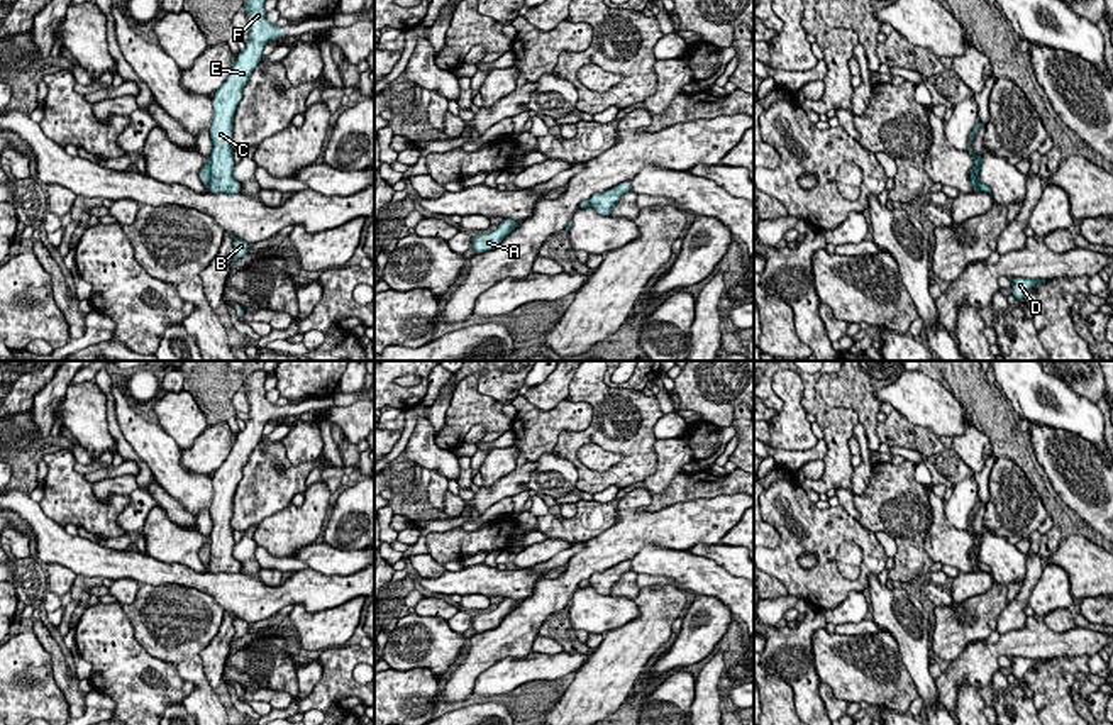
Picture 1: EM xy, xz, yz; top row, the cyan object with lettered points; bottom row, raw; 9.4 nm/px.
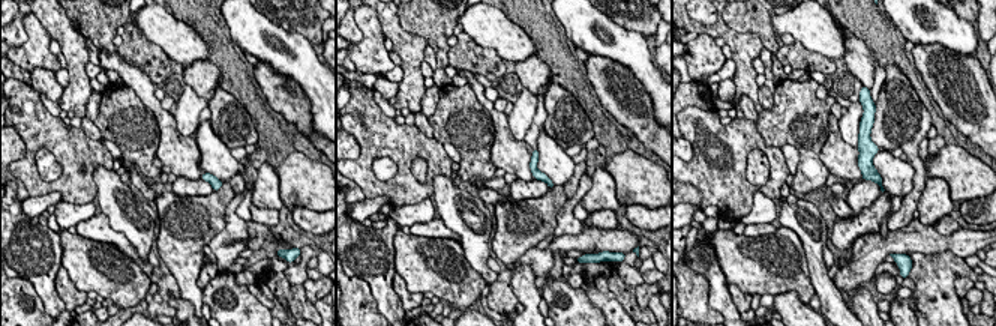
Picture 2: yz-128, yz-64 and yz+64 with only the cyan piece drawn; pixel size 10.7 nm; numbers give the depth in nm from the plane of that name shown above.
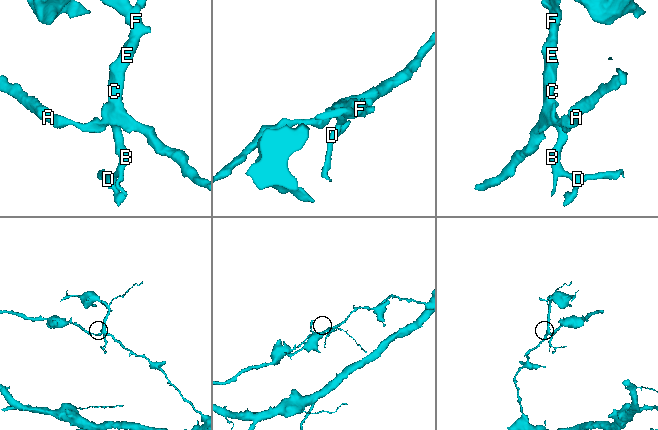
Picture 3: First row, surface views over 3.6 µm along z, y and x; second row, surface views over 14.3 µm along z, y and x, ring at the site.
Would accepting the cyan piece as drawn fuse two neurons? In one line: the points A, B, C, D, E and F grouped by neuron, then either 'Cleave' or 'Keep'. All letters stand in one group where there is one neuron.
Groups: A / B C D E F. Cleave

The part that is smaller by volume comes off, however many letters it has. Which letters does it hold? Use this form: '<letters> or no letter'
A

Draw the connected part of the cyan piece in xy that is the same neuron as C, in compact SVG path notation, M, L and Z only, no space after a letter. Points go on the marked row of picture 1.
M244 0L249 22L249 41L222 83L213 93L213 120L210 137L213 142L210 152L210 191L212 193L241 193L242 186L234 178L234 151L230 147L232 124L237 105L242 98L242 88L249 81L252 69L263 59L263 49L271 39L283 37L283 27L268 22L264 0Z

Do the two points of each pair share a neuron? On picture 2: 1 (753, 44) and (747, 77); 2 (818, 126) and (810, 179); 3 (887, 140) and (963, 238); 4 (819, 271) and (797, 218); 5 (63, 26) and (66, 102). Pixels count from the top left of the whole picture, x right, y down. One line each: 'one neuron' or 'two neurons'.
1: one neuron
2: one neuron
3: two neurons
4: one neuron
5: one neuron

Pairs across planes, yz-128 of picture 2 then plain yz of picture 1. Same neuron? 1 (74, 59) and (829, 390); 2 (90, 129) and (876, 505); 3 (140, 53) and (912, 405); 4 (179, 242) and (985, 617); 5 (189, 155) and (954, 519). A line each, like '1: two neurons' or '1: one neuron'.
1: two neurons
2: two neurons
3: two neurons
4: one neuron
5: two neurons

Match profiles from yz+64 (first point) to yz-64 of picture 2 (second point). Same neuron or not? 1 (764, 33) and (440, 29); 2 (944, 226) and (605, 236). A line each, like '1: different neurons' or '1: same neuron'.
1: same neuron
2: different neurons

